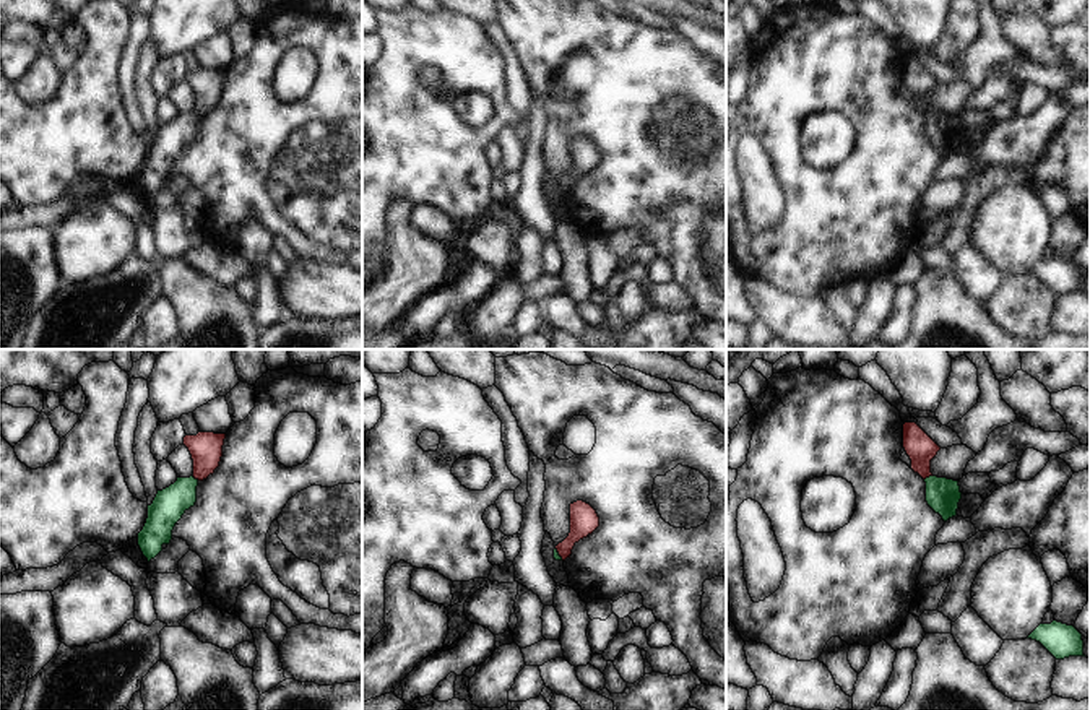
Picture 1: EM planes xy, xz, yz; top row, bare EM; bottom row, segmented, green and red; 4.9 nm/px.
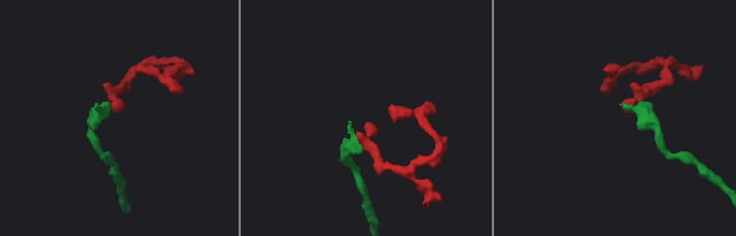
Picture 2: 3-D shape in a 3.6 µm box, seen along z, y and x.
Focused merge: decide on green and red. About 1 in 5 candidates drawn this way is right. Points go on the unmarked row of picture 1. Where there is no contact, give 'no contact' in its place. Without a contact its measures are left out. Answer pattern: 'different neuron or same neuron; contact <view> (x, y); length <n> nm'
different neuron; contact yz (929, 112); length 50 nm

